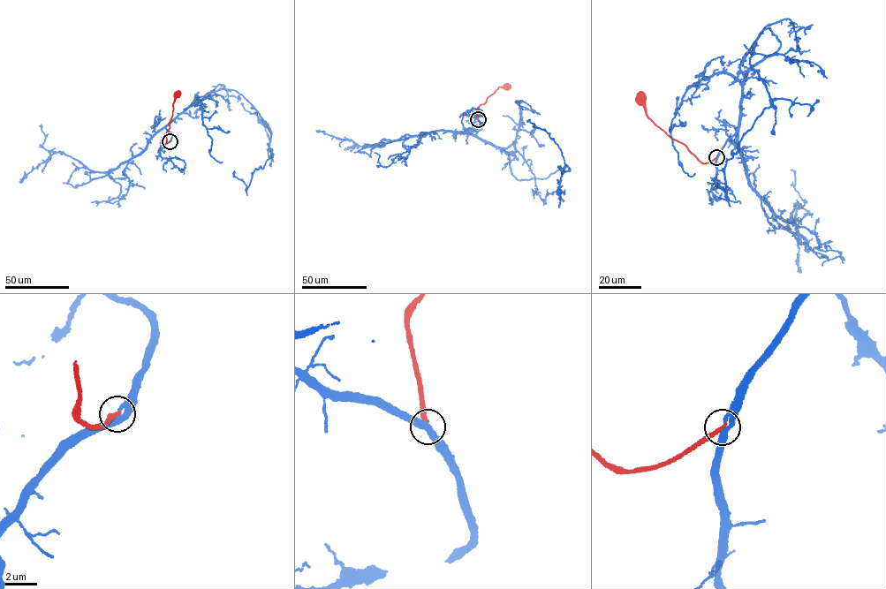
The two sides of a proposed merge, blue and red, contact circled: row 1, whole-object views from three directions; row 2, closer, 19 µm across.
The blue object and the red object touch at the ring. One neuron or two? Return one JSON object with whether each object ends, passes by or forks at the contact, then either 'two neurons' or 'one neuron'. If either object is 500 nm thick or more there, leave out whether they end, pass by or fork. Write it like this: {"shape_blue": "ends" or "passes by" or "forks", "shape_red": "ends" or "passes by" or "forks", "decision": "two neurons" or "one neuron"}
{"shape_blue": "passes by", "shape_red": "ends", "decision": "one neuron"}

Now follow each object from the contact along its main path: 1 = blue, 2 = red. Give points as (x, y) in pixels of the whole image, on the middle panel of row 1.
1: (477, 119), (476, 136), (508, 155), (518, 179), (546, 178), (565, 164), (570, 170), (530, 119)
2: (478, 119), (479, 106), (498, 87), (507, 87)

